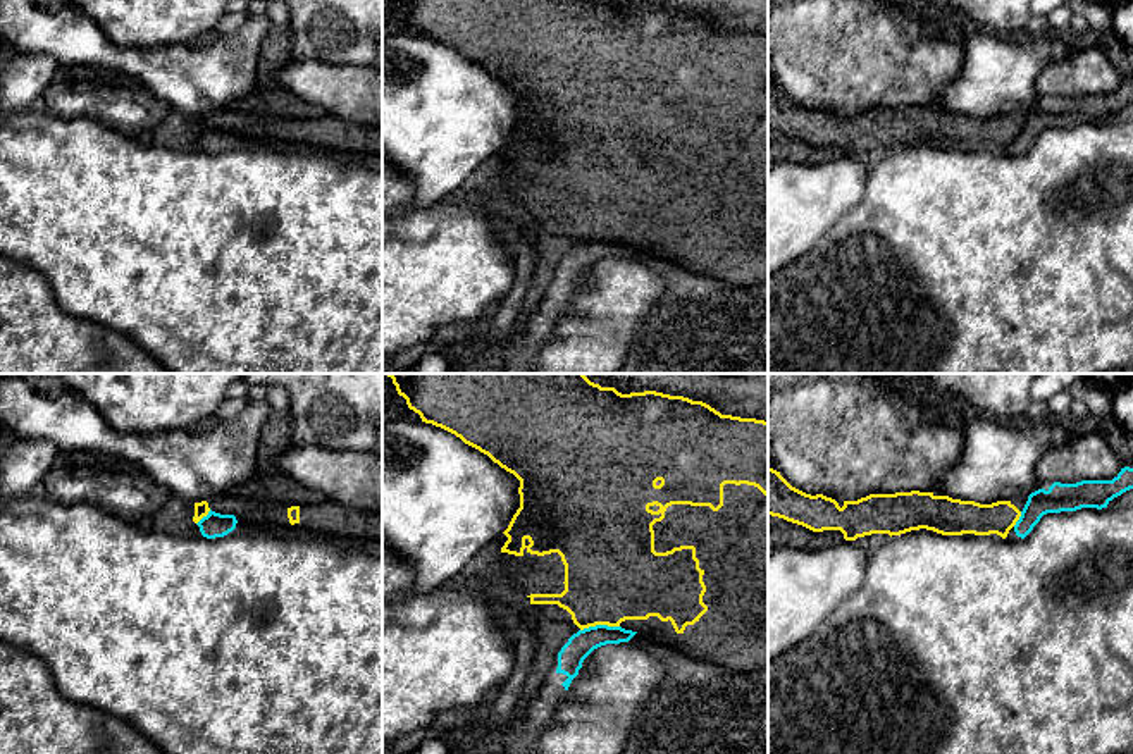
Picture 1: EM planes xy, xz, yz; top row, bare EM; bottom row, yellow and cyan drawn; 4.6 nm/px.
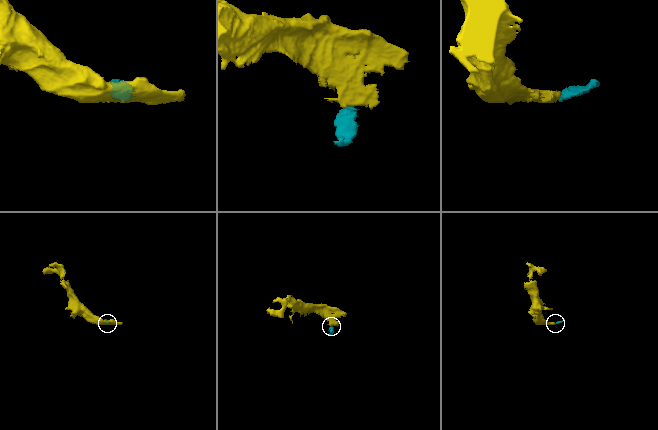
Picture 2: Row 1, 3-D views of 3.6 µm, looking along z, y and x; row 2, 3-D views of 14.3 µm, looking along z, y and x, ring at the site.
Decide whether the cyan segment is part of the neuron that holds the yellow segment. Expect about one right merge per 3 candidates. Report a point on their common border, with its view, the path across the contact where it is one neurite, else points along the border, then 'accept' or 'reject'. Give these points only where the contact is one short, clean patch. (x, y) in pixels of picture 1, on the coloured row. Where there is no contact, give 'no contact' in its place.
meets yellow in xz at (600, 624); border along xz (619, 625), (589, 625), (581, 630); reject

